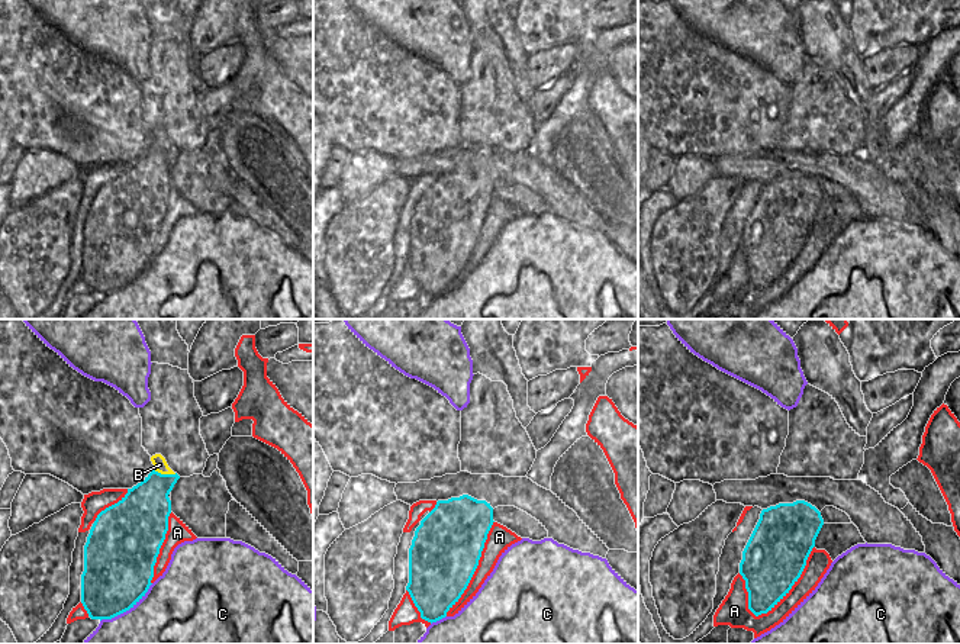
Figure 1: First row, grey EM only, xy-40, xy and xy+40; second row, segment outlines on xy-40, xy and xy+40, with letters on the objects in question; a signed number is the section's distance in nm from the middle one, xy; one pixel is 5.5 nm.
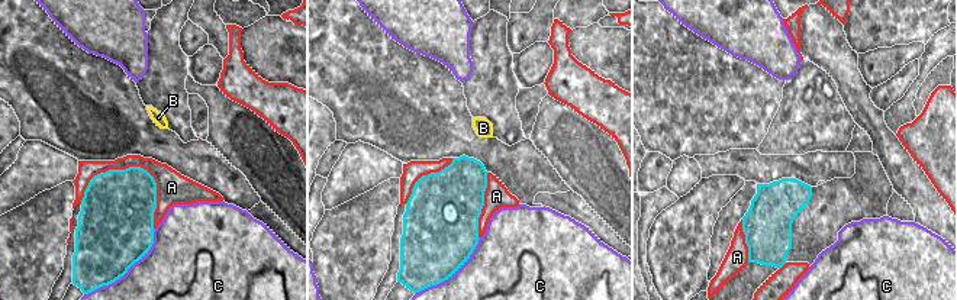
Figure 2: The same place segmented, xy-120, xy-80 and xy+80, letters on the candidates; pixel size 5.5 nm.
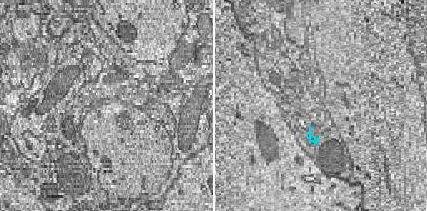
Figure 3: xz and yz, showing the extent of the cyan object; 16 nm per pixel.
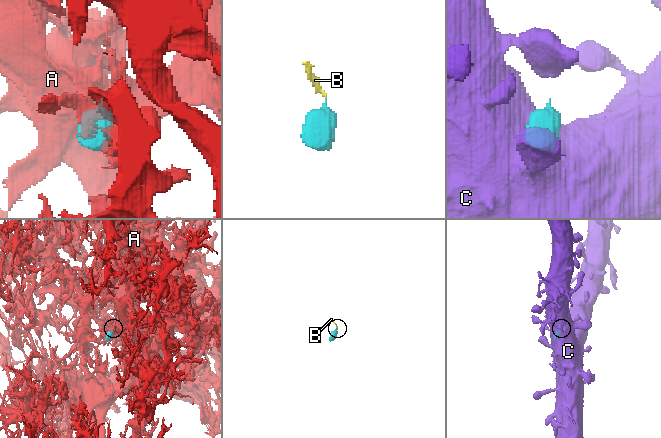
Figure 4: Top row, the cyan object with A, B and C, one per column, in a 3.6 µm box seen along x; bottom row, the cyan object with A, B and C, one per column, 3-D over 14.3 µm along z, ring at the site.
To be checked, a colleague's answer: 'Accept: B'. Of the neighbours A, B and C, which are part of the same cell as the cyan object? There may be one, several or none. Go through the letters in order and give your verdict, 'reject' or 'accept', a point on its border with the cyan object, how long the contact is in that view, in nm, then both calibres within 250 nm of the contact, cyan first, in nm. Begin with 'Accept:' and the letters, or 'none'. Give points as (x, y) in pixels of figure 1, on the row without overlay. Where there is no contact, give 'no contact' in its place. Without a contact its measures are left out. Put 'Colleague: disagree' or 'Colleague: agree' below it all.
Accept: B
A: reject | xy+40 (793, 258) | 500 nm | 340/130 nm
B: accept | xy-40 (164, 150) | 140 nm | 280/80 nm
C: reject | xy-40 (126, 285) | 360 nm | 380/480 nm
Colleague: agree

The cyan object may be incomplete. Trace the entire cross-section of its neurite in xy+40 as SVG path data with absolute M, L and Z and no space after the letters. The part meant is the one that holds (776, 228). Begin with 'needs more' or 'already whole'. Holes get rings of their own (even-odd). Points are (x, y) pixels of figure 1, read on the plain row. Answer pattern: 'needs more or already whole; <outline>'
already whole; M805 176L761 186L740 238L756 292L771 286L798 257L822 200L821 187Z

